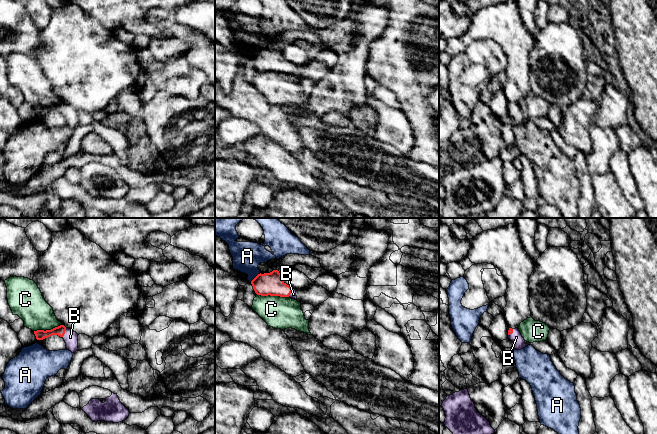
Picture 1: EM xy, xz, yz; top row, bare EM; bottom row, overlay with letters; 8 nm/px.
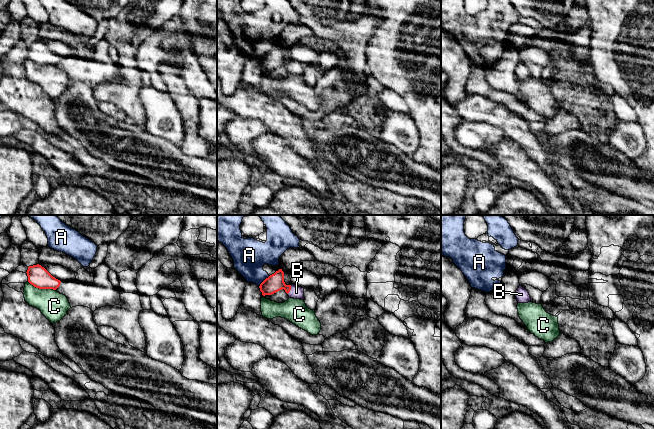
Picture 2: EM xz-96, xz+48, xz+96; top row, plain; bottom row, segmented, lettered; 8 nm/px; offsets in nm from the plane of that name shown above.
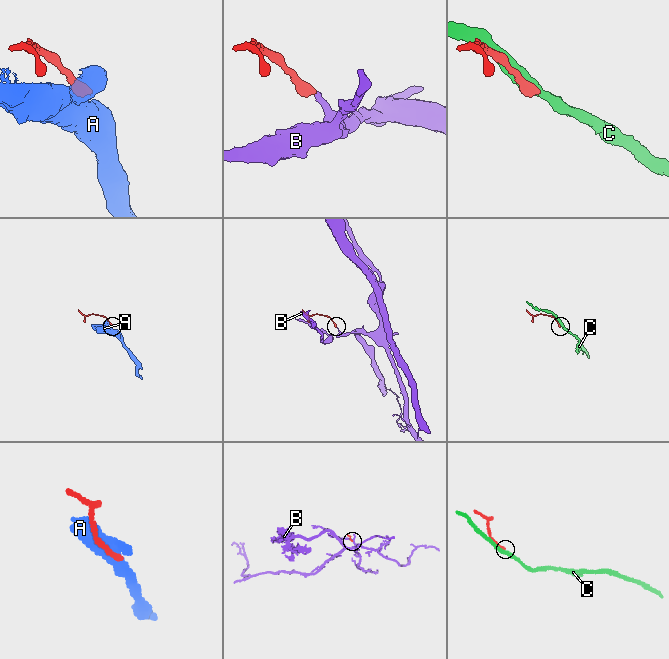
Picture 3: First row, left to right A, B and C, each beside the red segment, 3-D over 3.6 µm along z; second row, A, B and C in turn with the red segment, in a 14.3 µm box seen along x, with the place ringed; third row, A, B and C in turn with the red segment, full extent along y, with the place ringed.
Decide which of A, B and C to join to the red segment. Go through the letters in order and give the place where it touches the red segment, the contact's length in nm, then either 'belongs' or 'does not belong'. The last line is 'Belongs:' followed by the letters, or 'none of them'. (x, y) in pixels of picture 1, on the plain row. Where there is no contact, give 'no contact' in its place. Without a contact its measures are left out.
A: contact xz (256, 52); length 110 nm; does not belong
B: contact xy (64, 109); length 90 nm; belongs
C: contact xz (273, 71); length 260 nm; does not belong
Belongs: B

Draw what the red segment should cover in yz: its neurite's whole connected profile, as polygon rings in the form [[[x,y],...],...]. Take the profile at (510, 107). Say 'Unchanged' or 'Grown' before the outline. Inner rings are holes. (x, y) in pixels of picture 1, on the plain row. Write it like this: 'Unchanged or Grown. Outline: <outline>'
Grown. Outline: [[[509,104],[508,114],[514,119],[516,126],[521,126],[526,123],[525,116],[522,113],[518,104]]]

